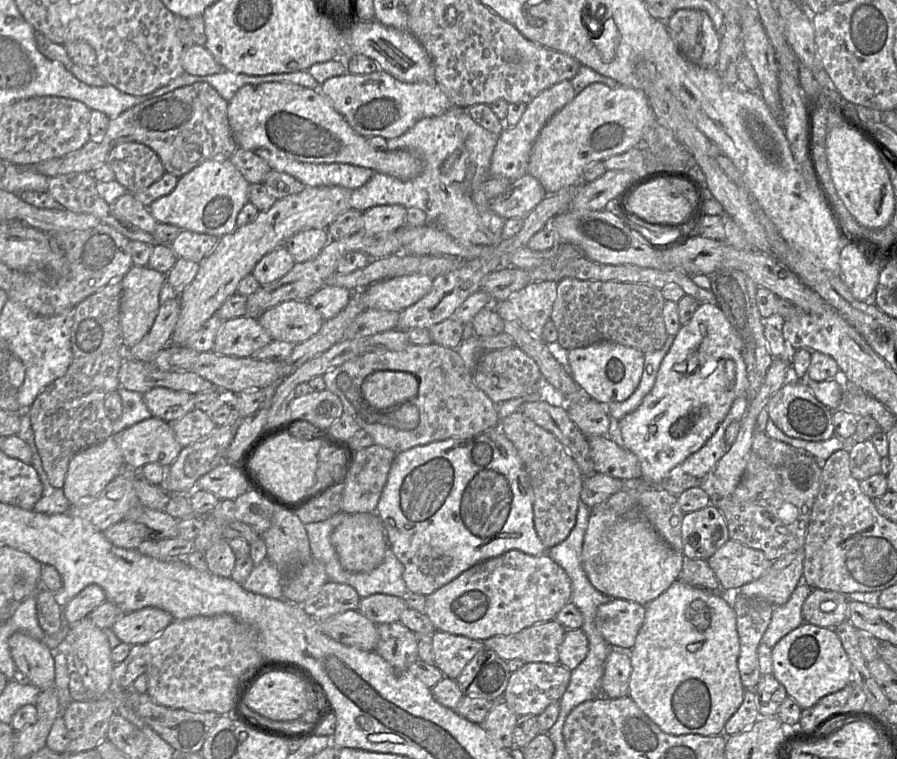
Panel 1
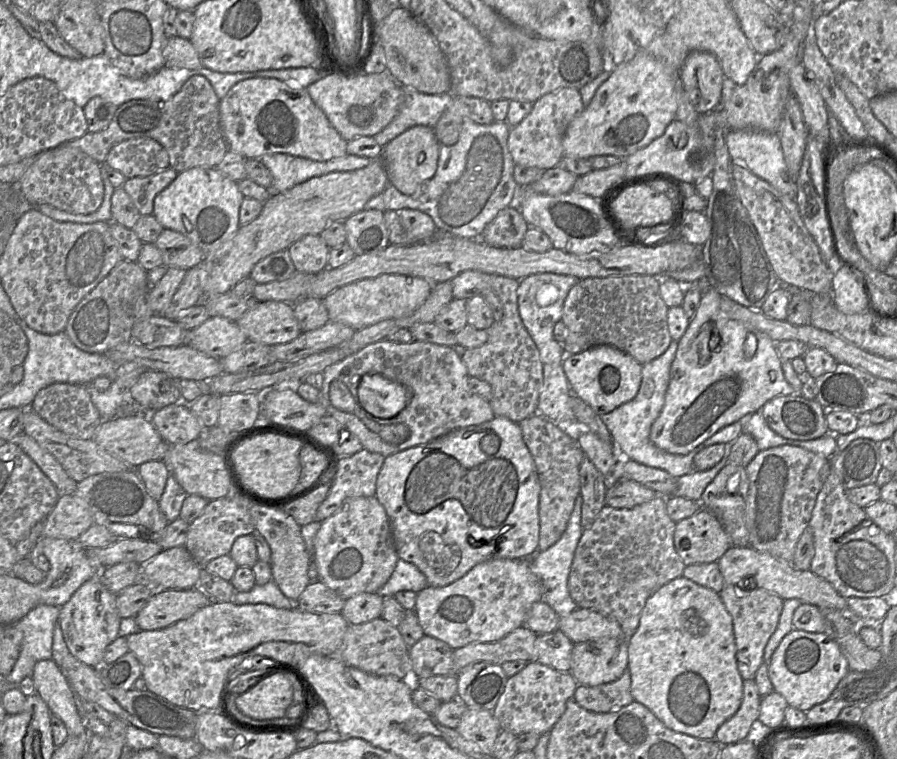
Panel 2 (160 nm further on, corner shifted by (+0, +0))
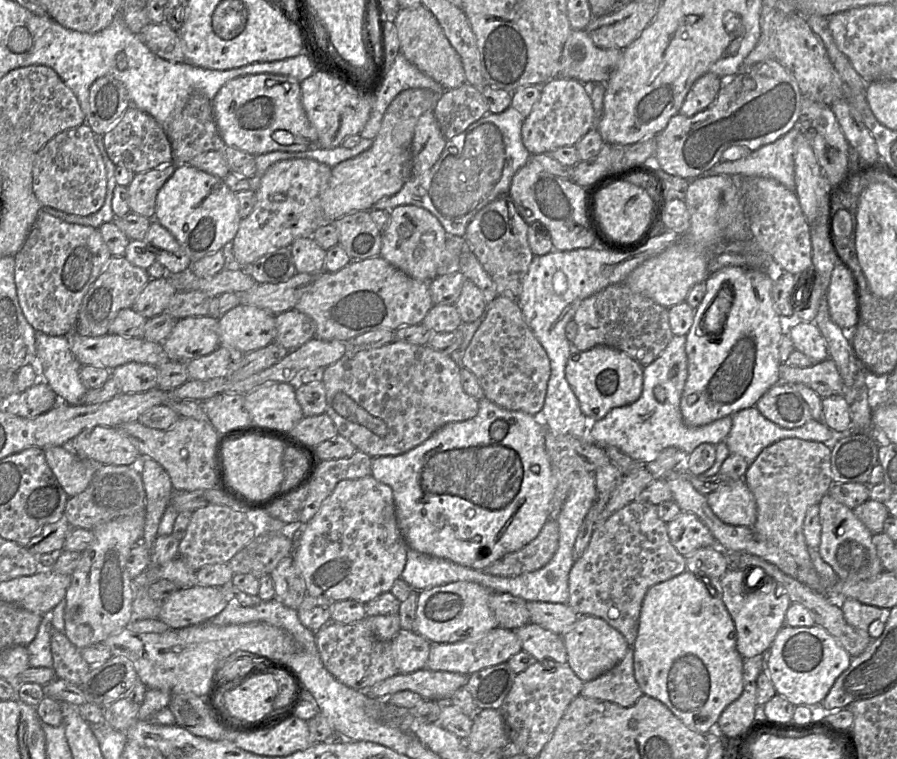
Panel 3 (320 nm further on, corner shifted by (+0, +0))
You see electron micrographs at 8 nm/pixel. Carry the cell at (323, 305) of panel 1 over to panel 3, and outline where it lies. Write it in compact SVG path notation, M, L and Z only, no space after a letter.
M296 309L275 316L277 336L275 343L291 351L307 343L316 335L315 322Z

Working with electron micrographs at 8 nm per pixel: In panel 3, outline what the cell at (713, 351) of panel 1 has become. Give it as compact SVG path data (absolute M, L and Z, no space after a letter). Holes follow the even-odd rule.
M728 266L709 273L705 280L705 295L695 308L691 328L685 335L688 377L682 392L680 409L688 425L706 425L740 410L754 407L769 388L781 382L779 370L782 362L779 356L779 343L787 329L787 322L783 321L775 309L772 299L773 284L774 280L768 273L752 268ZM724 286L729 286L733 291L732 306L720 335L710 335L705 332L702 317Z

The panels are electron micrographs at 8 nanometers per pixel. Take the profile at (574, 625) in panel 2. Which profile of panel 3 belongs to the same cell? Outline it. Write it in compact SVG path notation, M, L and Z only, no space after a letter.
M527 601L527 608L530 613L530 623L561 636L579 618L568 604Z

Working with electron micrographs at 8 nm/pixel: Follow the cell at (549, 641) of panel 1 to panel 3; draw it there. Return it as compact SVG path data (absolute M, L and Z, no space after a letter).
M497 627L478 637L456 643L432 643L426 668L469 676L484 668L506 663L510 657L520 651L522 651L522 644L516 632Z

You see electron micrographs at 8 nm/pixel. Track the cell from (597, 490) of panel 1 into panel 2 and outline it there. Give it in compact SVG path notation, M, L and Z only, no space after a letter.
M633 480L610 483L605 493L605 505L614 508L632 508L657 496L657 493Z

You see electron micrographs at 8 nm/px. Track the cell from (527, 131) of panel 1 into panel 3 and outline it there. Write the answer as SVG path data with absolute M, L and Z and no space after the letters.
M555 77L541 86L538 101L522 123L521 137L531 155L547 154L562 146L574 146L595 127L589 87L576 79Z

